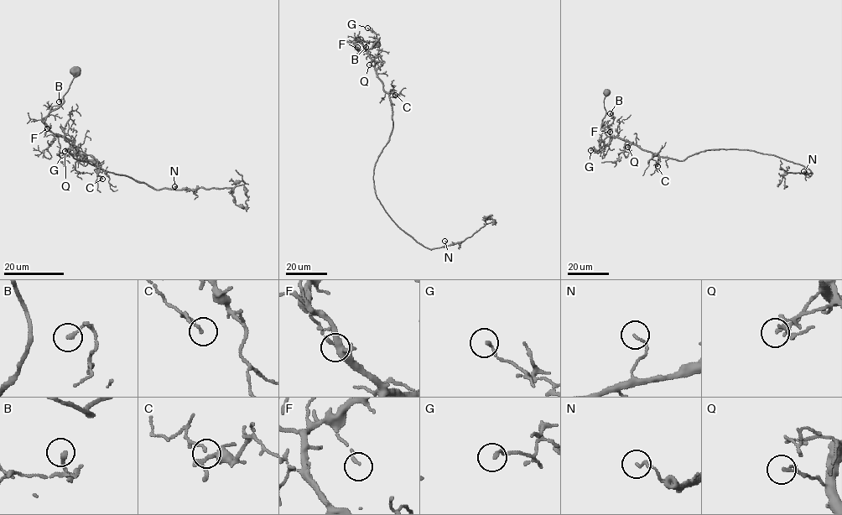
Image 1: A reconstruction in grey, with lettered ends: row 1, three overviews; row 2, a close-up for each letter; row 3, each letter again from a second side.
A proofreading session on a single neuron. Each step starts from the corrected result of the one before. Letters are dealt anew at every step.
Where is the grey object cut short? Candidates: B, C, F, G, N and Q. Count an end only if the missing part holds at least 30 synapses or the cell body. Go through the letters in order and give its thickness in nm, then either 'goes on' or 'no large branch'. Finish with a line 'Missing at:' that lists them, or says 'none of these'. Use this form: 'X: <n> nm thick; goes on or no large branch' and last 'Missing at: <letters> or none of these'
B: 200 nm thick; no large branch
C: 130 nm thick; no large branch
F: 140 nm thick; no large branch
G: 170 nm thick; no large branch
N: 110 nm thick; no large branch
Q: 120 nm thick; no large branch
Missing at: none of these

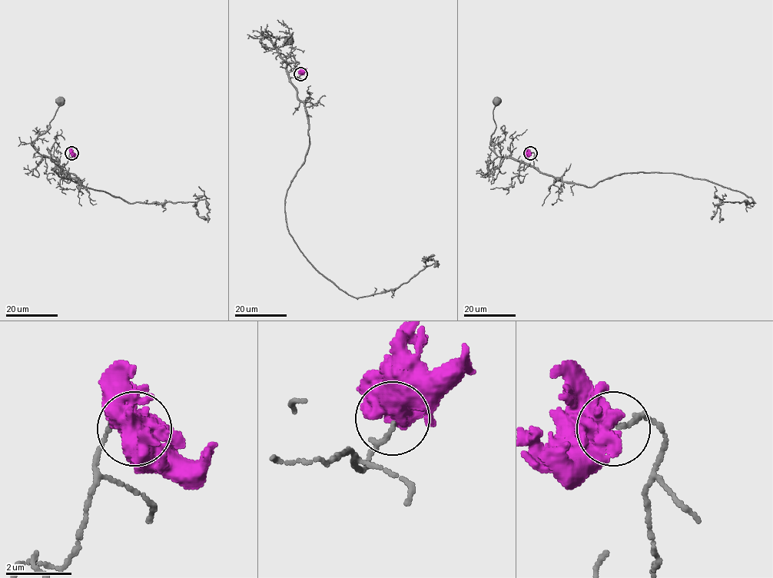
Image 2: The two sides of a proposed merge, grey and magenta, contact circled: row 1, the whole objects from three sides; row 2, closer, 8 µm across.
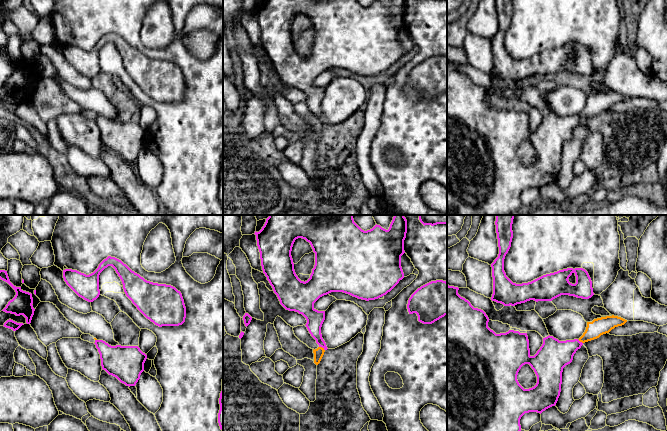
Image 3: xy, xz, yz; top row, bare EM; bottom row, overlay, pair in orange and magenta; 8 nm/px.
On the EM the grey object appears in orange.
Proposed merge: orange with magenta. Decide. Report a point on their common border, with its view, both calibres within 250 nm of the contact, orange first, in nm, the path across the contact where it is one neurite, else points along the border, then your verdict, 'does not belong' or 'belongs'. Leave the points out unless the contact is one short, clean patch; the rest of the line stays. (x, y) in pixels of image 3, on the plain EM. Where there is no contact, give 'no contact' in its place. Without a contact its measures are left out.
xz (322, 124) | 80/140 nm | along xz (319, 122), (324, 126) | does not belong

